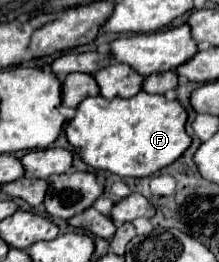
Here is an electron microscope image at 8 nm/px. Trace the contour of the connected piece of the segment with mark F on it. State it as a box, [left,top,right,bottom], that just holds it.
[66,92,190,178]

